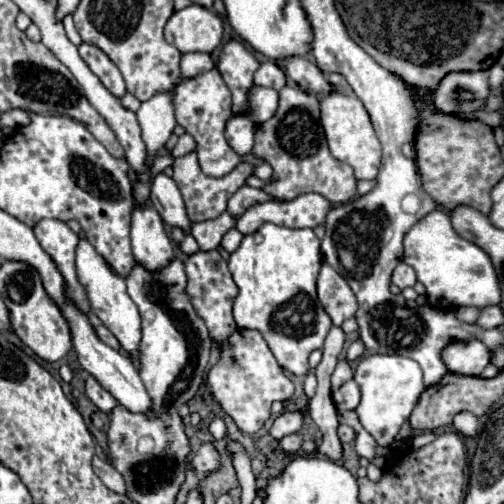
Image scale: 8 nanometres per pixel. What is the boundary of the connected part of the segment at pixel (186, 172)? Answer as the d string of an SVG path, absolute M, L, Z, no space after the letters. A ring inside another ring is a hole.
M194 152L182 156L182 158L176 158L174 160L174 182L178 184L180 192L182 192L182 198L186 202L186 210L188 210L188 218L192 222L204 222L204 220L212 220L216 216L220 216L224 210L226 210L226 202L228 198L240 188L244 186L244 180L252 174L252 166L246 164L246 162L240 162L230 174L226 176L220 176L220 178L212 178L212 176L206 176L200 166L198 166L198 158Z

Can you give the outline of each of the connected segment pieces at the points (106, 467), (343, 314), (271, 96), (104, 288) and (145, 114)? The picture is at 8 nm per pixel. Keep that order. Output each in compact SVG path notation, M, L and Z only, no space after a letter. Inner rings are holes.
M98 456L92 460L92 468L94 468L94 472L102 478L102 482L110 488L110 490L114 490L114 492L118 492L118 494L126 494L126 488L124 488L124 478L120 476L120 472L116 472L116 468L112 468L112 464L108 464L106 460L100 460Z
M328 264L322 266L318 276L318 300L334 326L342 326L342 322L352 318L358 308L348 282Z
M252 86L248 92L248 108L246 108L246 116L256 122L262 124L266 122L278 108L278 92L274 88L262 88L262 86Z
M80 240L76 248L76 272L78 272L78 280L84 284L88 292L92 312L118 338L122 350L130 354L130 360L134 362L136 370L140 370L140 314L138 314L136 304L126 292L124 278L118 276L112 268L108 268L104 258L86 240Z
M156 94L154 98L146 100L136 112L136 116L148 154L150 158L156 158L156 150L166 144L176 126L170 94Z

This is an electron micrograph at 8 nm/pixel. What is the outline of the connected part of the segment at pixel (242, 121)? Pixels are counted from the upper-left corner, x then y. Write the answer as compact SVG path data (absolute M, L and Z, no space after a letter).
M232 116L226 124L226 140L238 156L250 154L254 146L254 124L244 116Z

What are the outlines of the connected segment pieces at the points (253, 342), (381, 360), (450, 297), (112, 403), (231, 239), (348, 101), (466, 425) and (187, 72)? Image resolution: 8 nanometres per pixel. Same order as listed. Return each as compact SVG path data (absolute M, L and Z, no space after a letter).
M238 328L228 338L218 362L208 372L206 388L244 434L254 434L264 426L264 422L270 418L272 402L286 400L294 394L292 380L276 362L266 340L260 336L260 332L248 328Z
M374 354L374 356L360 360L360 364L354 372L354 380L362 392L362 400L356 408L356 414L358 414L364 430L368 434L372 434L374 440L382 448L390 448L400 426L408 420L420 394L424 392L422 368L412 358L404 358L404 356L396 356L396 354L394 356Z
M434 210L418 220L404 236L404 262L416 270L418 282L426 286L430 306L438 310L456 310L460 306L486 308L500 304L500 284L488 254L476 244L456 234L450 214Z
M88 376L86 378L86 396L102 410L102 412L112 412L112 408L116 408L116 400L92 378Z
M232 228L232 230L228 230L228 232L224 234L224 238L222 238L222 248L224 248L226 252L234 252L234 250L240 246L240 240L242 240L242 234L240 234L236 228Z
M328 94L320 100L320 110L322 110L320 122L322 122L332 156L352 166L356 180L374 180L382 158L382 146L374 134L370 116L364 104L360 102L360 98L354 94Z
M458 412L454 416L454 422L452 422L454 430L458 434L462 434L462 436L474 436L478 432L478 424L480 422L478 422L478 418L472 412Z
M194 52L194 54L184 54L184 56L182 56L180 68L182 68L182 74L184 74L186 78L192 78L192 76L196 76L196 74L202 74L202 72L212 70L212 68L214 68L214 62L212 62L210 54Z

